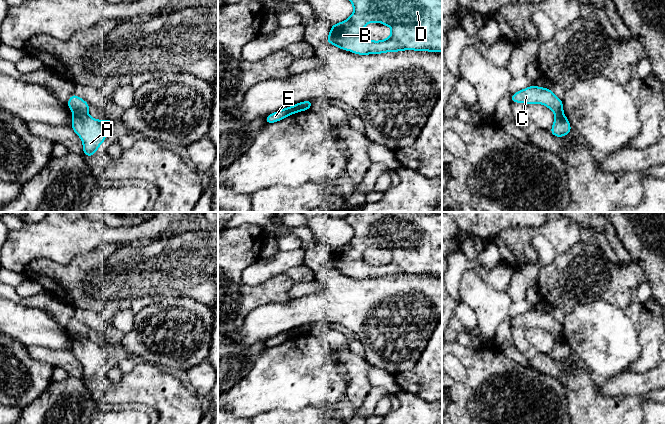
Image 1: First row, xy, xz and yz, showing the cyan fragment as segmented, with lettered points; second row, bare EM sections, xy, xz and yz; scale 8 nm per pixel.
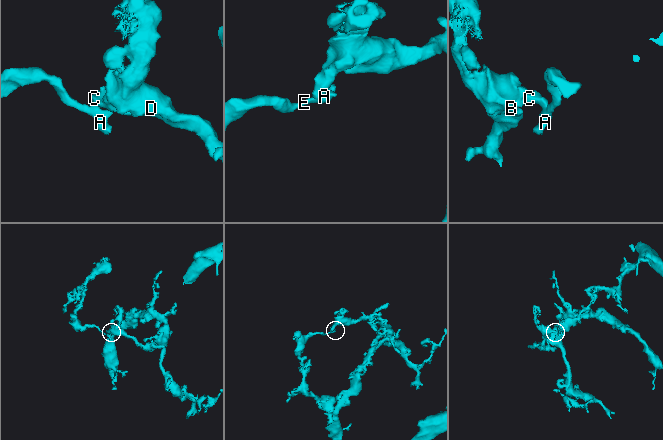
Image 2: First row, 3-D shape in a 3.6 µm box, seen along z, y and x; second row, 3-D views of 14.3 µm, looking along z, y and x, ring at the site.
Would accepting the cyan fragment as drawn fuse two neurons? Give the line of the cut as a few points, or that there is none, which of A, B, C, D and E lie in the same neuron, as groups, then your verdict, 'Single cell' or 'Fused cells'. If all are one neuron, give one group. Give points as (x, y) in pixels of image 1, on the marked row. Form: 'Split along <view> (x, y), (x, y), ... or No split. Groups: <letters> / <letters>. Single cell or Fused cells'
Split along xy (75, 113), (86, 114). Groups: A E / B C D. Fused cells

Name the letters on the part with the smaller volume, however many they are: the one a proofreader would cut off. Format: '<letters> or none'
A, E

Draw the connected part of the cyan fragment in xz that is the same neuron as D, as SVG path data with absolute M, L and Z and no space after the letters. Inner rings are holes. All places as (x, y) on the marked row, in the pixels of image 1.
M350 0L353 7L353 14L345 21L342 21L337 24L332 24L330 33L326 39L326 43L331 43L336 47L351 51L358 55L367 55L367 54L380 54L385 52L397 52L403 50L416 50L416 51L430 51L430 52L442 52L442 0ZM370 22L379 22L385 26L390 26L392 28L391 36L381 41L371 41L363 36L364 27Z

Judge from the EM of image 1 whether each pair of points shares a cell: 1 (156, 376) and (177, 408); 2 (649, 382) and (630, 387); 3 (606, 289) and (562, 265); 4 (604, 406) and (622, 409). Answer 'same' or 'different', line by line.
1: same
2: same
3: same
4: same

